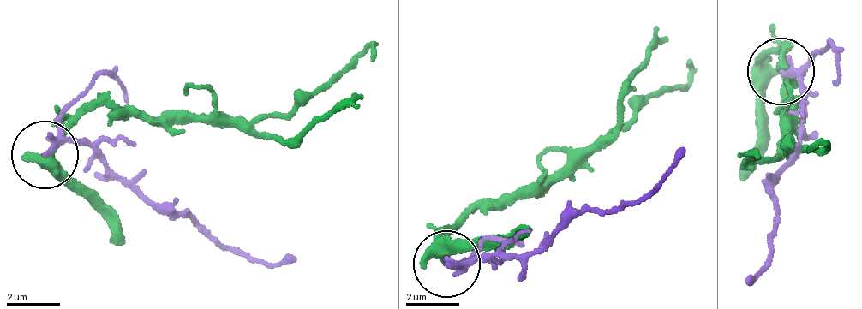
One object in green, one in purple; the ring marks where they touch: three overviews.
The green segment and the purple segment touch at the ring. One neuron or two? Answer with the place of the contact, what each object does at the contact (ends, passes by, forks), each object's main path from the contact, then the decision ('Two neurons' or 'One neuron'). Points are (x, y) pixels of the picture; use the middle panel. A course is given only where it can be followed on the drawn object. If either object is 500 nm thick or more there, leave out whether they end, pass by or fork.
Place: (446, 264). At the ring green passes by. At the ring purple passes by. Course of green: (449, 263), (440, 236), (469, 211), (547, 189), (602, 136), (633, 123), (684, 83), (693, 60). Course of purple: (449, 263), (491, 258), (637, 199), (685, 146). One neuron

